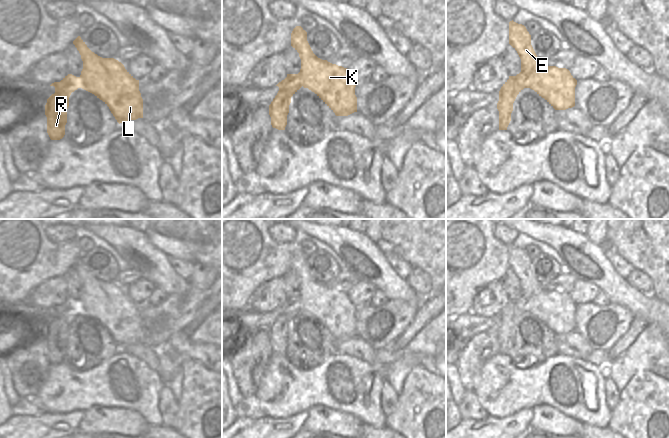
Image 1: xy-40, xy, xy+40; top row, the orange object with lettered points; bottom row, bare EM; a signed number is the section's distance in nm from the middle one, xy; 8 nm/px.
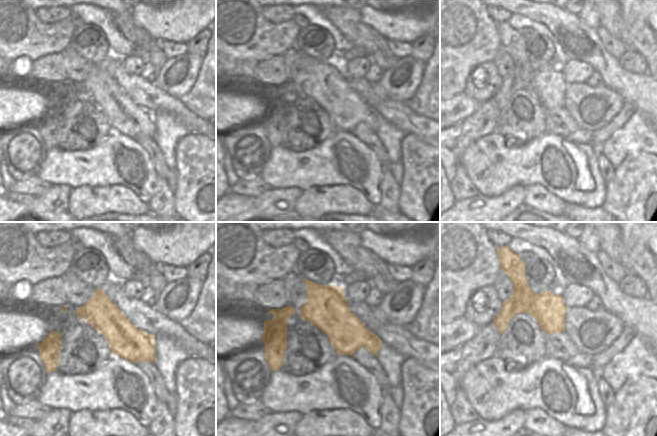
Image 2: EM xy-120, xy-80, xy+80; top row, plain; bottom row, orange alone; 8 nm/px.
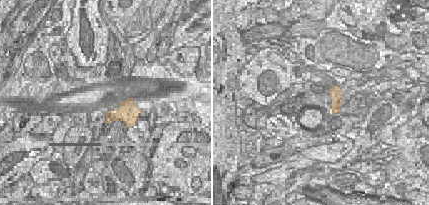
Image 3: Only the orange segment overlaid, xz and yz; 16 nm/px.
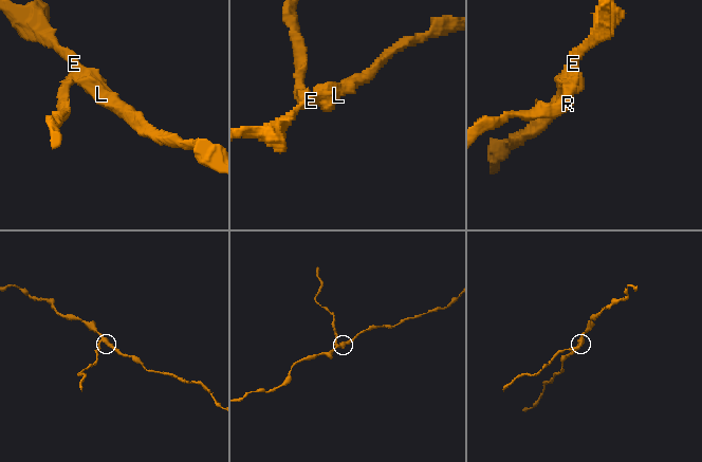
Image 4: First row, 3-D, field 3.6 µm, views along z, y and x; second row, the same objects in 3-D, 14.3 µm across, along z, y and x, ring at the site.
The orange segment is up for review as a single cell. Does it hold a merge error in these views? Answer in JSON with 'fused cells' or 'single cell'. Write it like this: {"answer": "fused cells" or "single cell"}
{"answer": "fused cells"}

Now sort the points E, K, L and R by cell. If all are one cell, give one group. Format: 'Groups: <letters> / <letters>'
Groups: E K L / R

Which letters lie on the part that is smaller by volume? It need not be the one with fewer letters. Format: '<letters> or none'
R

